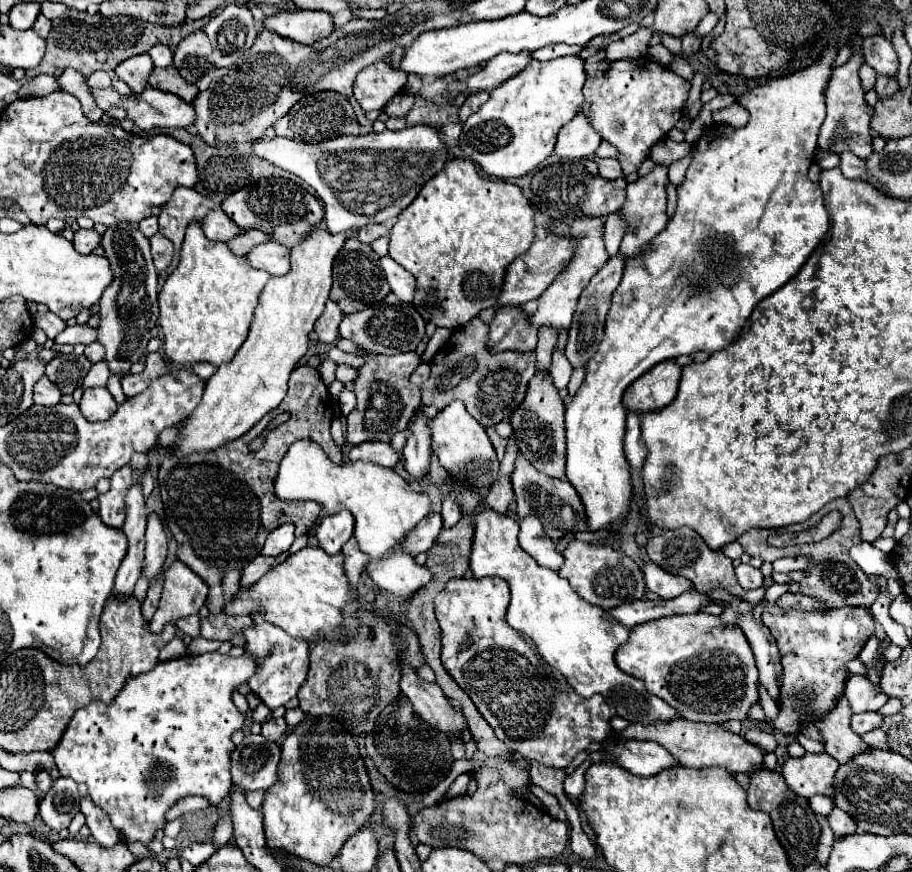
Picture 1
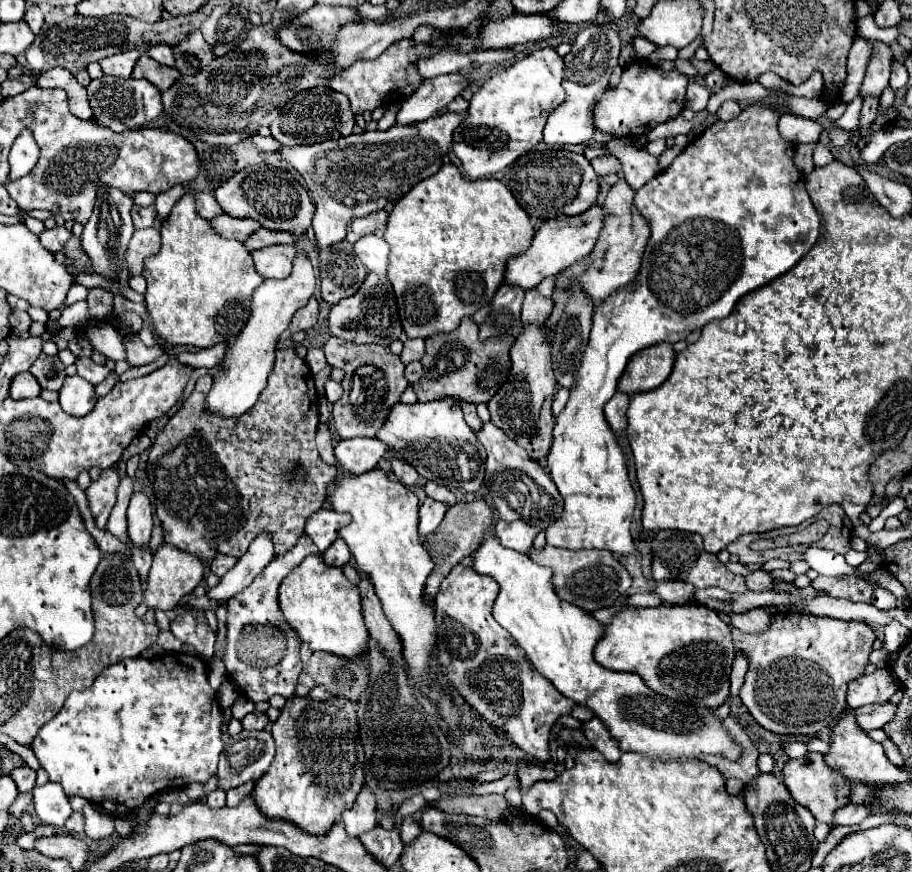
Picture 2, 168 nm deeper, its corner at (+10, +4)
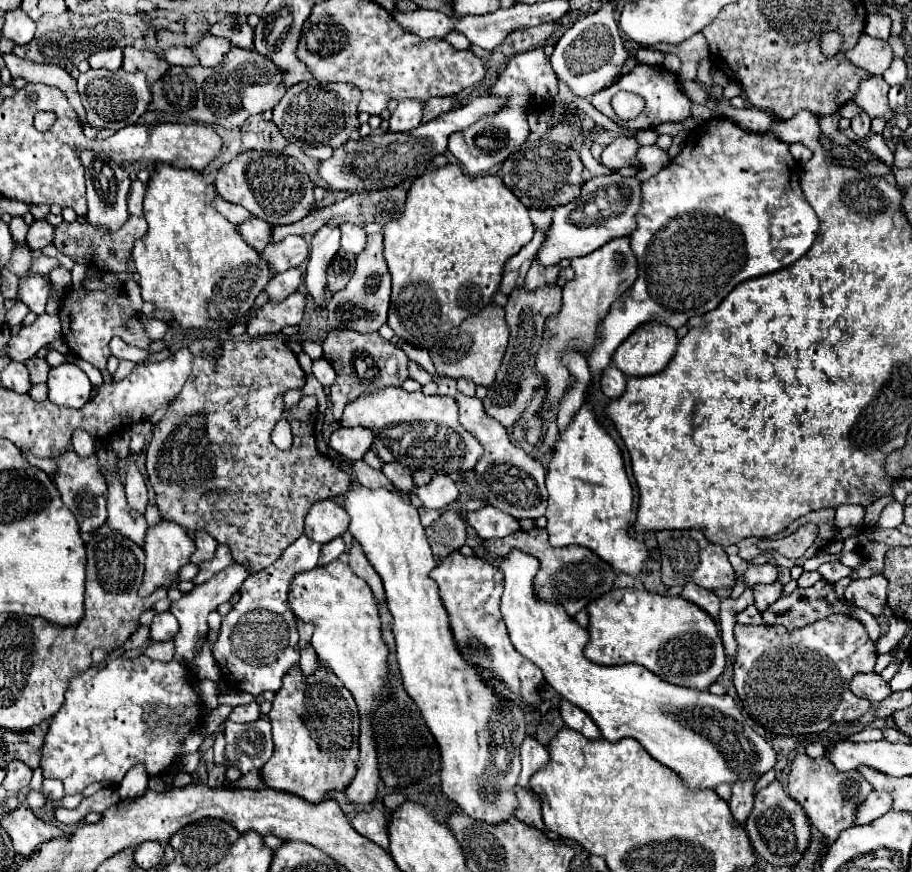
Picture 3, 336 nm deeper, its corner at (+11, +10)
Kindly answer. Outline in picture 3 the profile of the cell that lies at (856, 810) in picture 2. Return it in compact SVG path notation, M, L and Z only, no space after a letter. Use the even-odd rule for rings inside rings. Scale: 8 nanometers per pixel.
M873 791L869 793L869 797L863 801L861 809L857 809L857 817L855 817L855 825L865 825L875 821L877 817L885 815L891 809L891 797L887 793L879 793Z

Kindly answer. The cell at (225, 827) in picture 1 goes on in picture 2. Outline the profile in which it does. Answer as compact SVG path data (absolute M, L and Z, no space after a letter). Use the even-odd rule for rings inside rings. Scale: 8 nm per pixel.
M214 789L212 793L208 793L206 795L206 805L208 807L224 807L226 805L226 791L222 791L222 789Z

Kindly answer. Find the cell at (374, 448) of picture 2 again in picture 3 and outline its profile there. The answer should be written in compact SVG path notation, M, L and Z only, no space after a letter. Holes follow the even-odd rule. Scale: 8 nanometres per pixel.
M339 427L331 439L329 445L343 455L349 461L359 461L373 445L373 433L365 427Z

